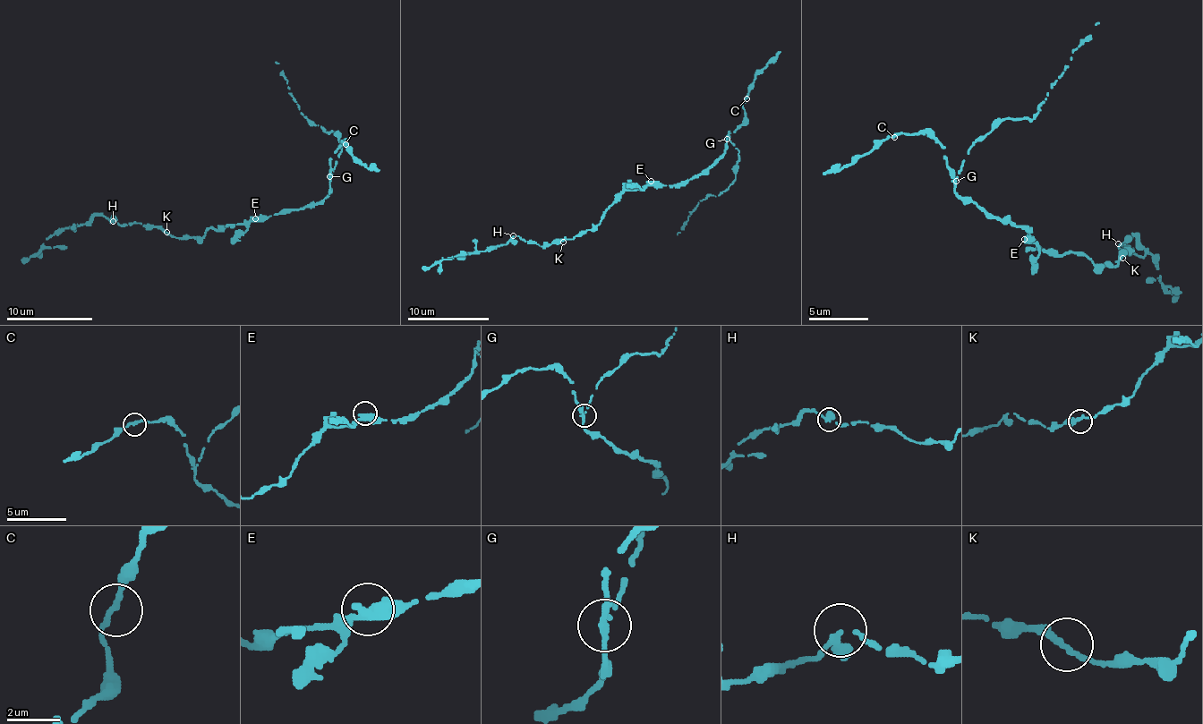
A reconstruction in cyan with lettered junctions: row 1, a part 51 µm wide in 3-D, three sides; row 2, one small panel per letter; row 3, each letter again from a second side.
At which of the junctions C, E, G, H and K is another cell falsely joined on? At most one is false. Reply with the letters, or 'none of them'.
G

